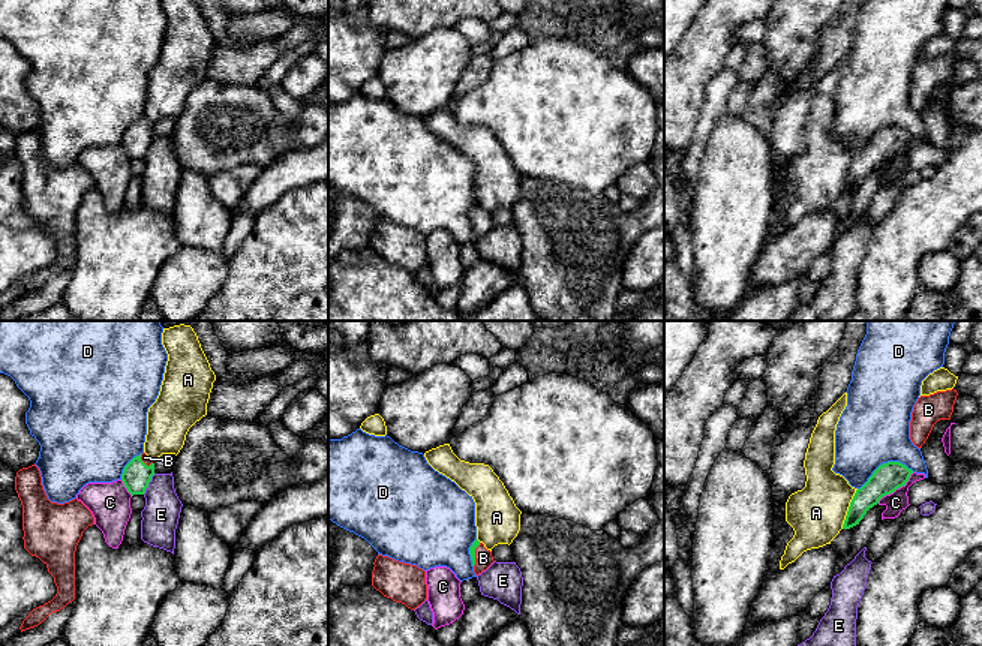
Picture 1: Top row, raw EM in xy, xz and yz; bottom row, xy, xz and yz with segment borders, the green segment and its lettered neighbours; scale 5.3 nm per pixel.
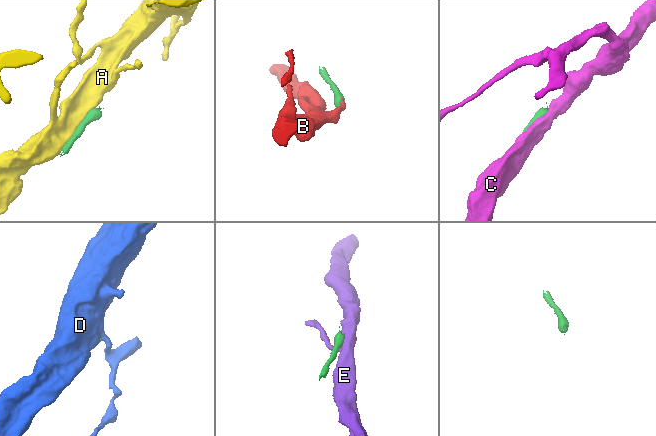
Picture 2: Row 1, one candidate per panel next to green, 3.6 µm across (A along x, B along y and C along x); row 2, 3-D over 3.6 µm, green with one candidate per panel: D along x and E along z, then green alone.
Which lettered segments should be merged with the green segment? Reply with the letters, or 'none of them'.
B

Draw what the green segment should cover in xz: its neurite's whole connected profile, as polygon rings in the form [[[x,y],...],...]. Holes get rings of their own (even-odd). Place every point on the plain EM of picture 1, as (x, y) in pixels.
[[[475,204],[472,210],[469,211],[469,219],[474,231],[475,240],[486,235],[495,225],[492,220],[492,216],[484,211],[483,207]]]

